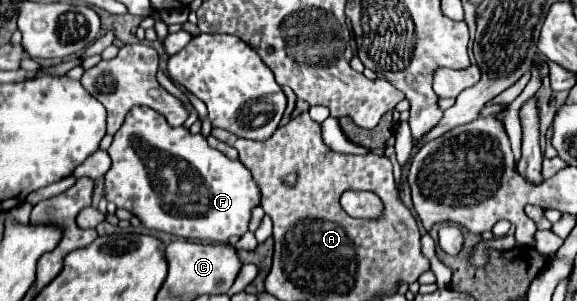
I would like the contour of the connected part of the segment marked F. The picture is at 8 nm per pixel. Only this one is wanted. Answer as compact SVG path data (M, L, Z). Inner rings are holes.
M136 105L128 111L122 127L116 131L112 145L108 147L112 167L104 175L104 197L116 207L122 207L136 215L146 229L164 231L176 237L202 241L202 243L226 243L230 237L240 237L248 231L250 209L260 205L260 191L252 183L252 175L240 161L230 161L224 153L212 149L202 133L192 135L186 127L170 127L164 115L150 107Z

